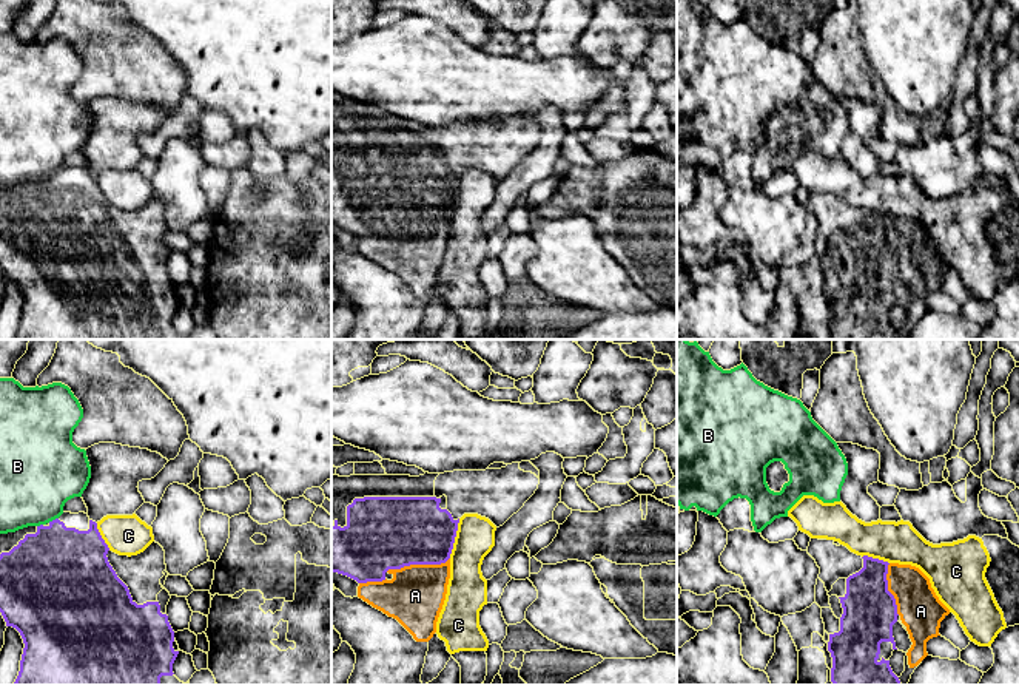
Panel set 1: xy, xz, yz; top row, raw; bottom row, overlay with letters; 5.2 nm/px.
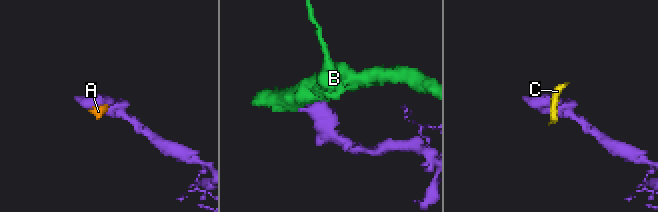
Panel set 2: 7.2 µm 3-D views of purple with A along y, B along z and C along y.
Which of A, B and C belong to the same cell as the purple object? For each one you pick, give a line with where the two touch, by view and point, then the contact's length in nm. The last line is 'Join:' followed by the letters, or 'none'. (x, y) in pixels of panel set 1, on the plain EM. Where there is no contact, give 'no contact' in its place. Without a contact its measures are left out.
A: meets purple in xz at (417, 218); contact 340 nm long
Join: A

